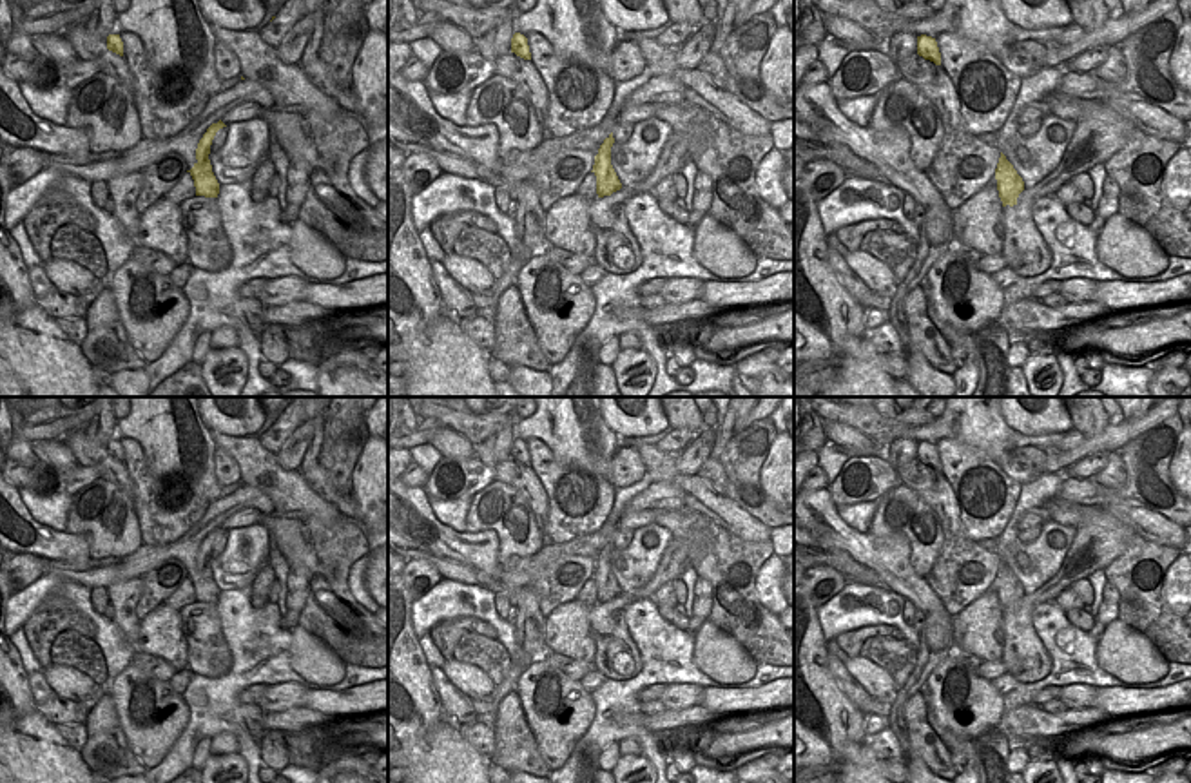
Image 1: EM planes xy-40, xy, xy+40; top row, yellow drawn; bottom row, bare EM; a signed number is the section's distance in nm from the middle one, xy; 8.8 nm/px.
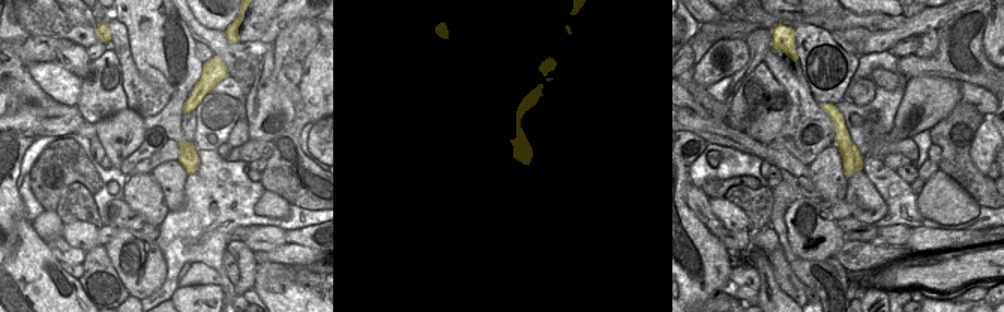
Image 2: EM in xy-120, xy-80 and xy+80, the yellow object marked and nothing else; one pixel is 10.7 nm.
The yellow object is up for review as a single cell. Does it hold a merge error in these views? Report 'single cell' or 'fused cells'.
fused cells

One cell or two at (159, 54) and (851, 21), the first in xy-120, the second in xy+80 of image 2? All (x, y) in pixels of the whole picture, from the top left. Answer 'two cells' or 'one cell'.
one cell

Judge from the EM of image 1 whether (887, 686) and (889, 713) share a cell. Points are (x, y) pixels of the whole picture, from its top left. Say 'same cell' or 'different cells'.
different cells

